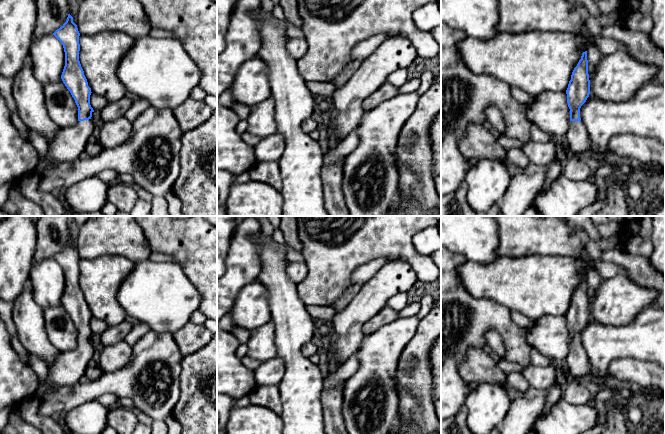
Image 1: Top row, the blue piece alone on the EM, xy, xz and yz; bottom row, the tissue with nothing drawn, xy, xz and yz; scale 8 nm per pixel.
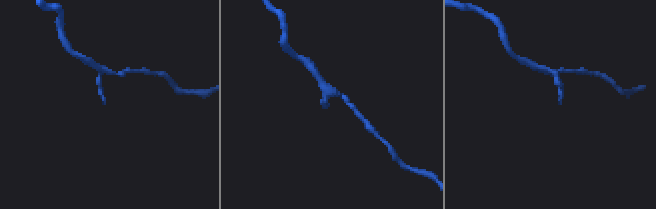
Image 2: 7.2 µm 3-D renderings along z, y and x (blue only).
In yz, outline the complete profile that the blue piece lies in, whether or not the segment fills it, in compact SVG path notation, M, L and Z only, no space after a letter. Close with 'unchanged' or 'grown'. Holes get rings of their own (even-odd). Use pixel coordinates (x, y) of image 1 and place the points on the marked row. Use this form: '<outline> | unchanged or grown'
M587 51L582 53L581 59L572 72L566 94L570 109L570 124L566 133L567 149L570 156L579 157L591 152L593 147L588 130L580 118L580 108L590 94Z | grown

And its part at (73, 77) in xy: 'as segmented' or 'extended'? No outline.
extended

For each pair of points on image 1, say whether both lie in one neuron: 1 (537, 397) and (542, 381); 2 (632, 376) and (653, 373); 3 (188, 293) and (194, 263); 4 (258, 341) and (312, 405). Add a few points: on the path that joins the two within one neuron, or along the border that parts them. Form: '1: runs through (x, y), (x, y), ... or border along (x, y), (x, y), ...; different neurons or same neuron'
1: border along (529, 385), (546, 392), (546, 401), (540, 412); different neurons
2: runs through (637, 374), (648, 374); same neuron
3: border along (175, 263), (197, 289), (201, 295), (201, 302); different neurons
4: border along (274, 333), (277, 356); different neurons

